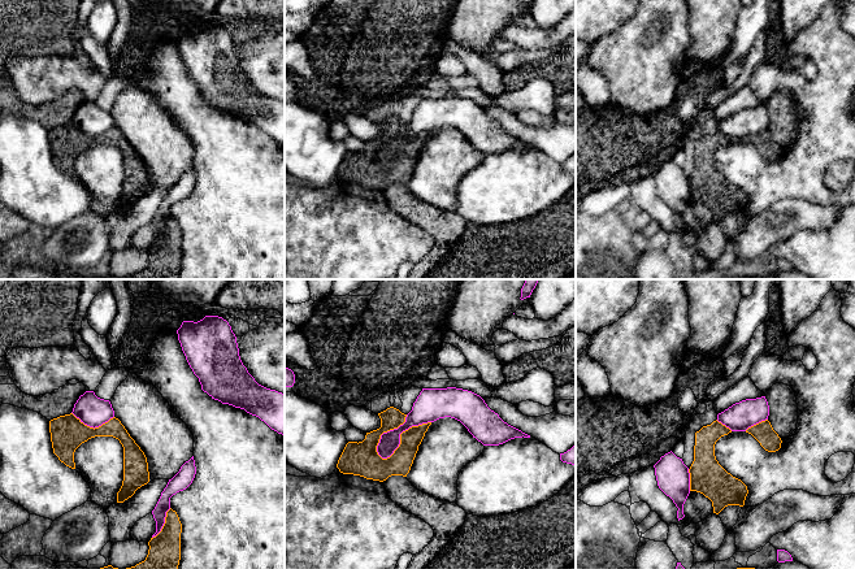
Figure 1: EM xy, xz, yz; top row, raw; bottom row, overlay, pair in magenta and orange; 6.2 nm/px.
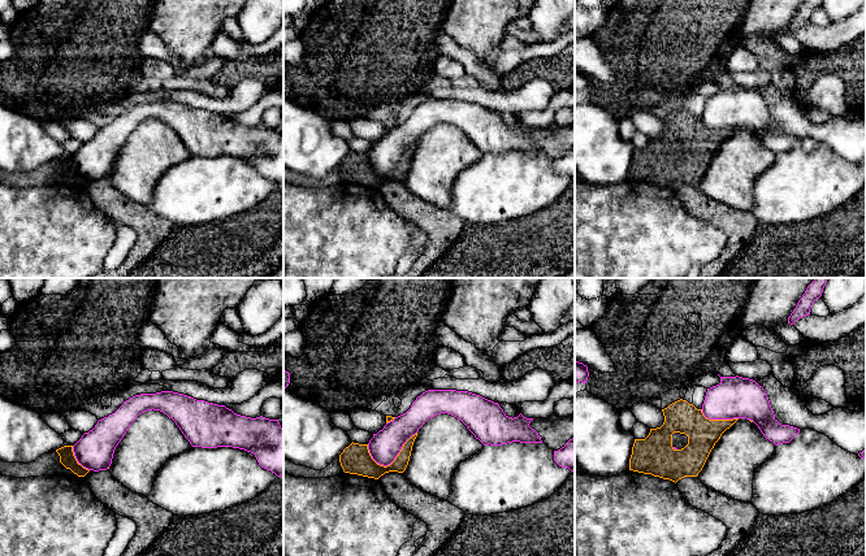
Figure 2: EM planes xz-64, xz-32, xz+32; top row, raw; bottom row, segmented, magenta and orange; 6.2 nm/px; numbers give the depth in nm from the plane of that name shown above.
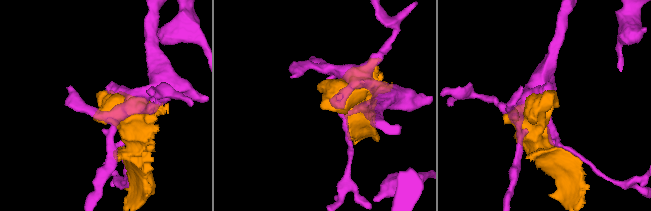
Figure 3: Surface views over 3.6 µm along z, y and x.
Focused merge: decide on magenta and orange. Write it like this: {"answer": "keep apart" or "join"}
{"answer": "keep apart"}

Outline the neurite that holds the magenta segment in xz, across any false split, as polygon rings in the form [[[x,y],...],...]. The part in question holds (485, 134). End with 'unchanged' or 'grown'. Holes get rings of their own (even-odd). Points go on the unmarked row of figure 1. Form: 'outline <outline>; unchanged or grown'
outline [[[456,96],[422,97],[405,131],[381,144],[378,164],[382,168],[390,166],[400,153],[400,143],[409,136],[444,126],[460,130],[483,155],[499,155],[515,147],[530,147],[504,131],[479,104],[472,100]]]; unchanged

